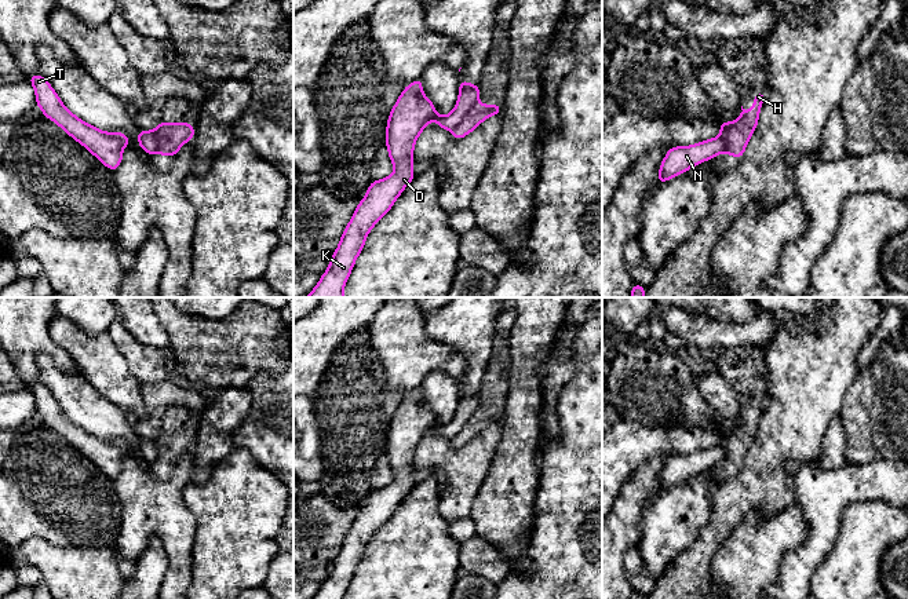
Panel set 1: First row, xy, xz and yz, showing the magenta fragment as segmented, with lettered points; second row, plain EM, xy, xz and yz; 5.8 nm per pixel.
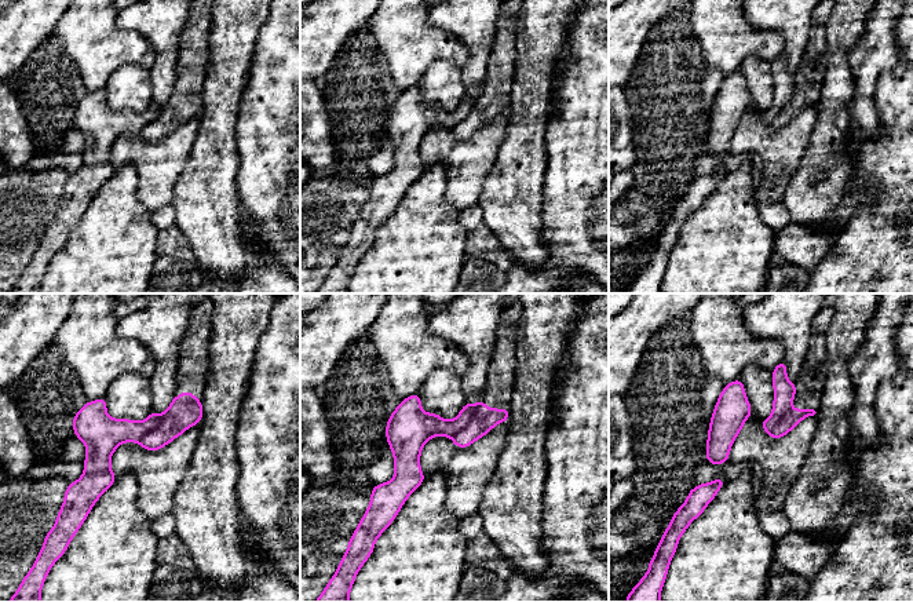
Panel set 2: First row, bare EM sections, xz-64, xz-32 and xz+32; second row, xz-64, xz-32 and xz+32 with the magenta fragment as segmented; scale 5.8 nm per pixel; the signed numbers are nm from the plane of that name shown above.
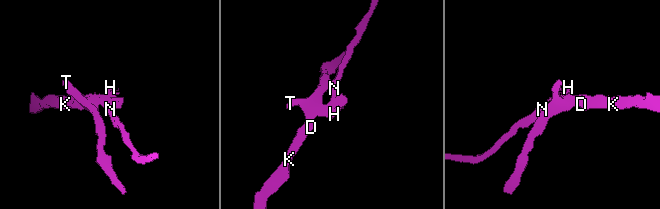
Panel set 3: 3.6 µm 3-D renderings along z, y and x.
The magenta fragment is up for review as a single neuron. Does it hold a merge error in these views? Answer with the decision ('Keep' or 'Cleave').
Cleave

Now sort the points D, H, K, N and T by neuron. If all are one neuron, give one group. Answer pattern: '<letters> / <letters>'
D K N T / H

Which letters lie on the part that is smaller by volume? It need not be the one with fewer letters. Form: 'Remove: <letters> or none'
Remove: H

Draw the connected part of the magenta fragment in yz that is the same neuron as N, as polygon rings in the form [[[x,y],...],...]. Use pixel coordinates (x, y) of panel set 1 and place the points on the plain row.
[[[721,445],[692,454],[671,456],[660,472],[659,493],[686,481],[700,471],[714,467],[719,461],[723,461],[725,456],[726,452]]]

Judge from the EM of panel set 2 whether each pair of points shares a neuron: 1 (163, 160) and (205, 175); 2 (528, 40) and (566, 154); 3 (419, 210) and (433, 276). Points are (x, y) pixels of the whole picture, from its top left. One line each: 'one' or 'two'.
1: two
2: two
3: one

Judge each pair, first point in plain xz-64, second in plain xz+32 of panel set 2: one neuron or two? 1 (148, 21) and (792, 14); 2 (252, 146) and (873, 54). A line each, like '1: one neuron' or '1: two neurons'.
1: one neuron
2: two neurons

